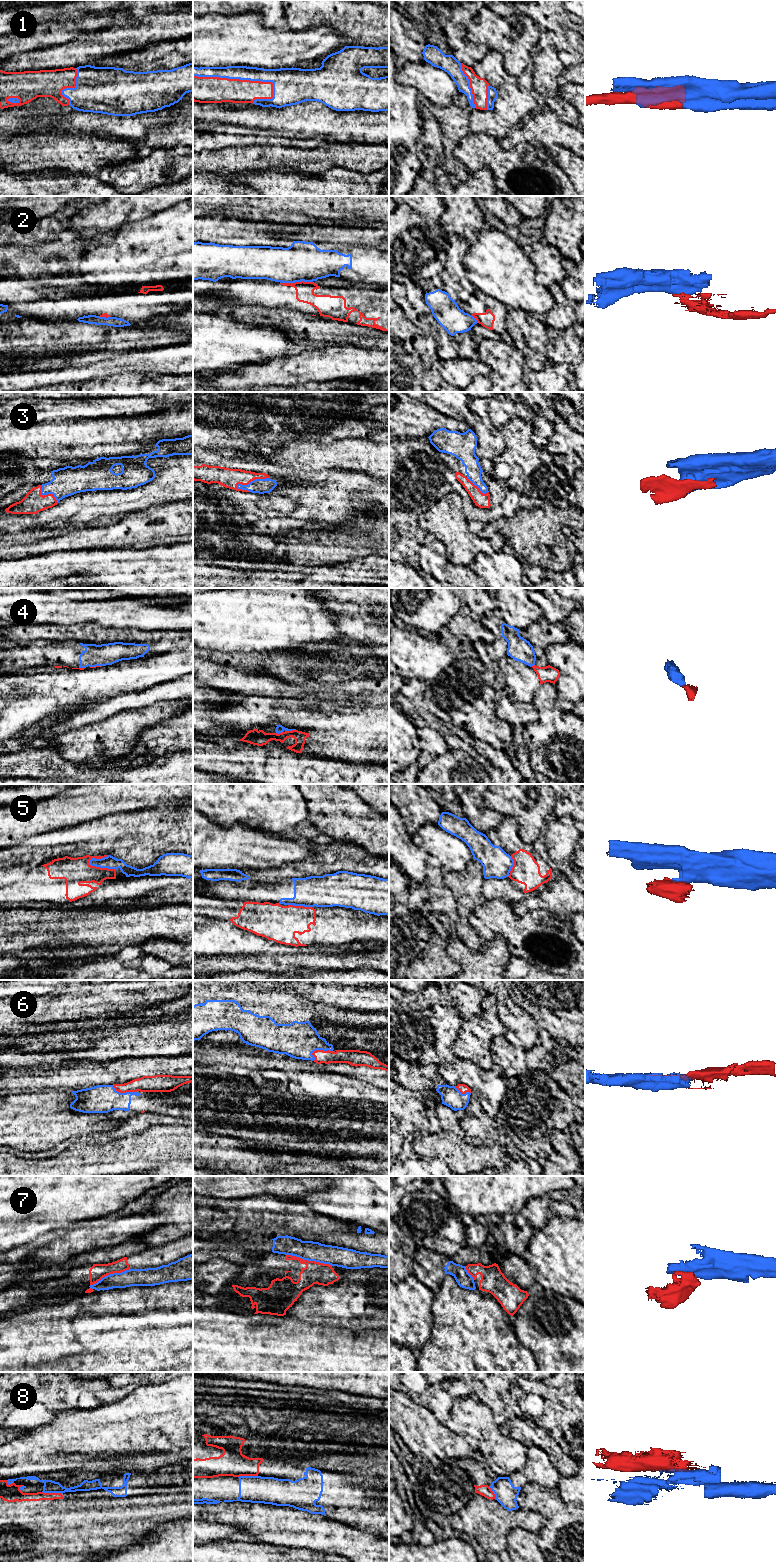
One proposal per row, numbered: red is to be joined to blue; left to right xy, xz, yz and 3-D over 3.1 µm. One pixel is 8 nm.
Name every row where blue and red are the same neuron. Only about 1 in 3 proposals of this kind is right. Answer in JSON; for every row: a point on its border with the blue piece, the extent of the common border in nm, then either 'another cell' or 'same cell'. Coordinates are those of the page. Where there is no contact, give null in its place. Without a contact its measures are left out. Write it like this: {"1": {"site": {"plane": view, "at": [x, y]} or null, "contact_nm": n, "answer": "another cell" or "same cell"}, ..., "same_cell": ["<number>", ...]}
{"1": {"site": {"plane": "xz", "at": [240, 79]}, "contact_nm": 650, "answer": "same cell"}, "2": {"site": {"plane": "xz", "at": [296, 281]}, "contact_nm": 260, "answer": "another cell"}, "3": {"site": {"plane": "xz", "at": [251, 481]}, "contact_nm": 280, "answer": "same cell"}, "4": {"site": {"plane": "xz", "at": [290, 730]}, "contact_nm": 90, "answer": "another cell"}, "5": {"site": {"plane": "xy", "at": [101, 867]}, "contact_nm": 240, "answer": "another cell"}, "6": {"site": {"plane": "xz", "at": [318, 1049]}, "contact_nm": 190, "answer": "same cell"}, "7": {"site": {"plane": "xz", "at": [309, 1260]}, "contact_nm": 380, "answer": "another cell"}, "8": {"site": {"plane": "xy", "at": [52, 1492]}, "contact_nm": 170, "answer": "another cell"}, "same_cell": ["1", "3", "6"]}

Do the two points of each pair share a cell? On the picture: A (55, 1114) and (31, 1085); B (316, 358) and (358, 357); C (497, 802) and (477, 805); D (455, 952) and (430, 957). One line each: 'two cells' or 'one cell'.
A: two cells
B: one cell
C: two cells
D: two cells

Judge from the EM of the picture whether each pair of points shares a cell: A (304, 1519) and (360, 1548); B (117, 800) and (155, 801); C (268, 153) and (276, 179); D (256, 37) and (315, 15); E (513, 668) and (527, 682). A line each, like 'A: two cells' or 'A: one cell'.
A: one cell
B: one cell
C: two cells
D: two cells
E: one cell

